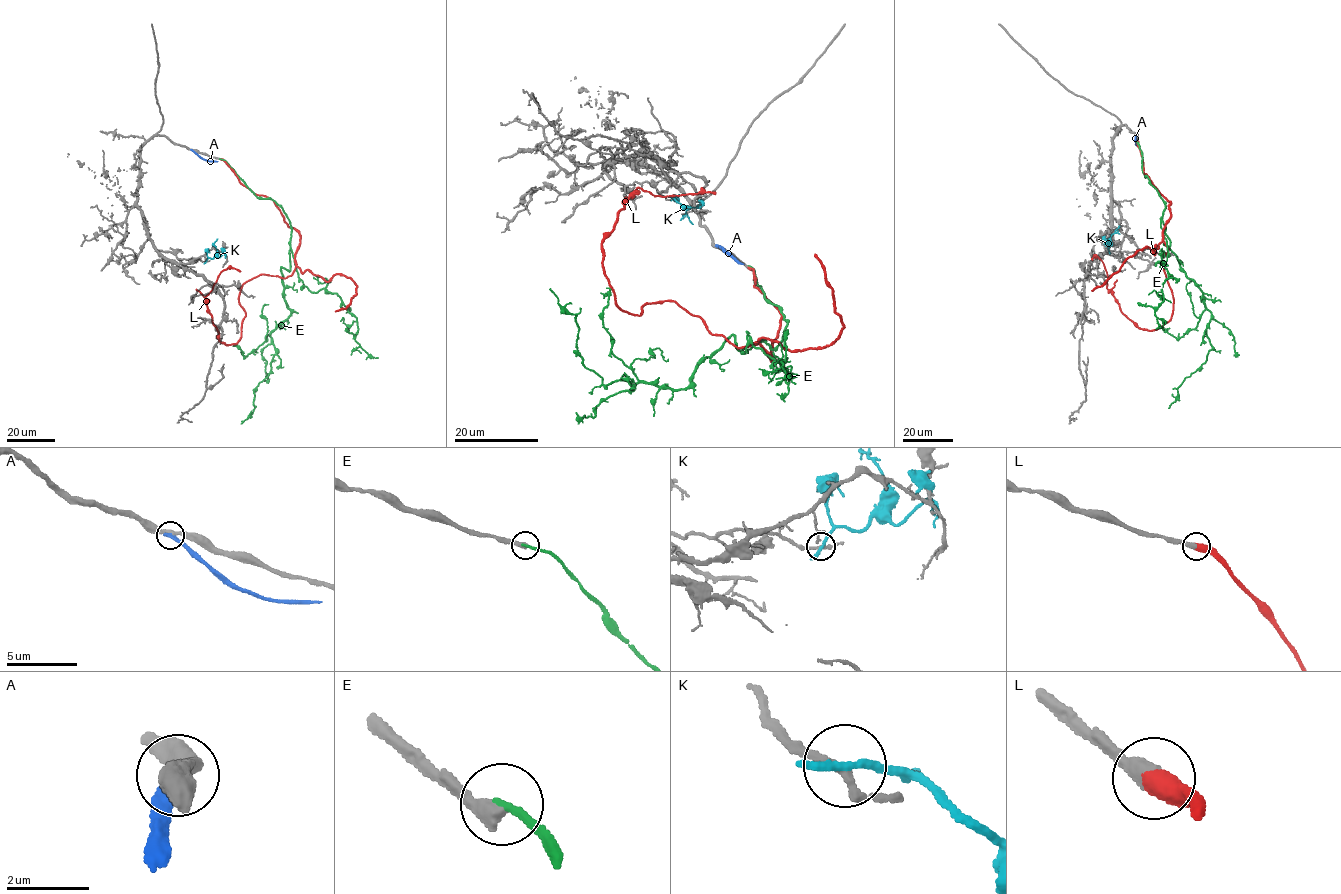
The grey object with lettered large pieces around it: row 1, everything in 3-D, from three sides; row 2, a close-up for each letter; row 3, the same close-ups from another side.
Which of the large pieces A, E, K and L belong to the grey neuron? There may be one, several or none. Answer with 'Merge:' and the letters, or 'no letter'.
Merge: L

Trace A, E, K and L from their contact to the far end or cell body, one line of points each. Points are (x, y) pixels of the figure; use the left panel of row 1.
A: (191, 150), (208, 161), (217, 161)
E: (220, 159), (281, 206), (291, 230), (290, 270), (280, 268), (290, 314), (270, 336), (270, 372), (241, 423)
K: (205, 261), (216, 254), (214, 243), (217, 238)
L: (220, 159), (299, 236), (292, 274), (243, 285), (230, 345), (206, 296), (222, 271), (240, 271)

